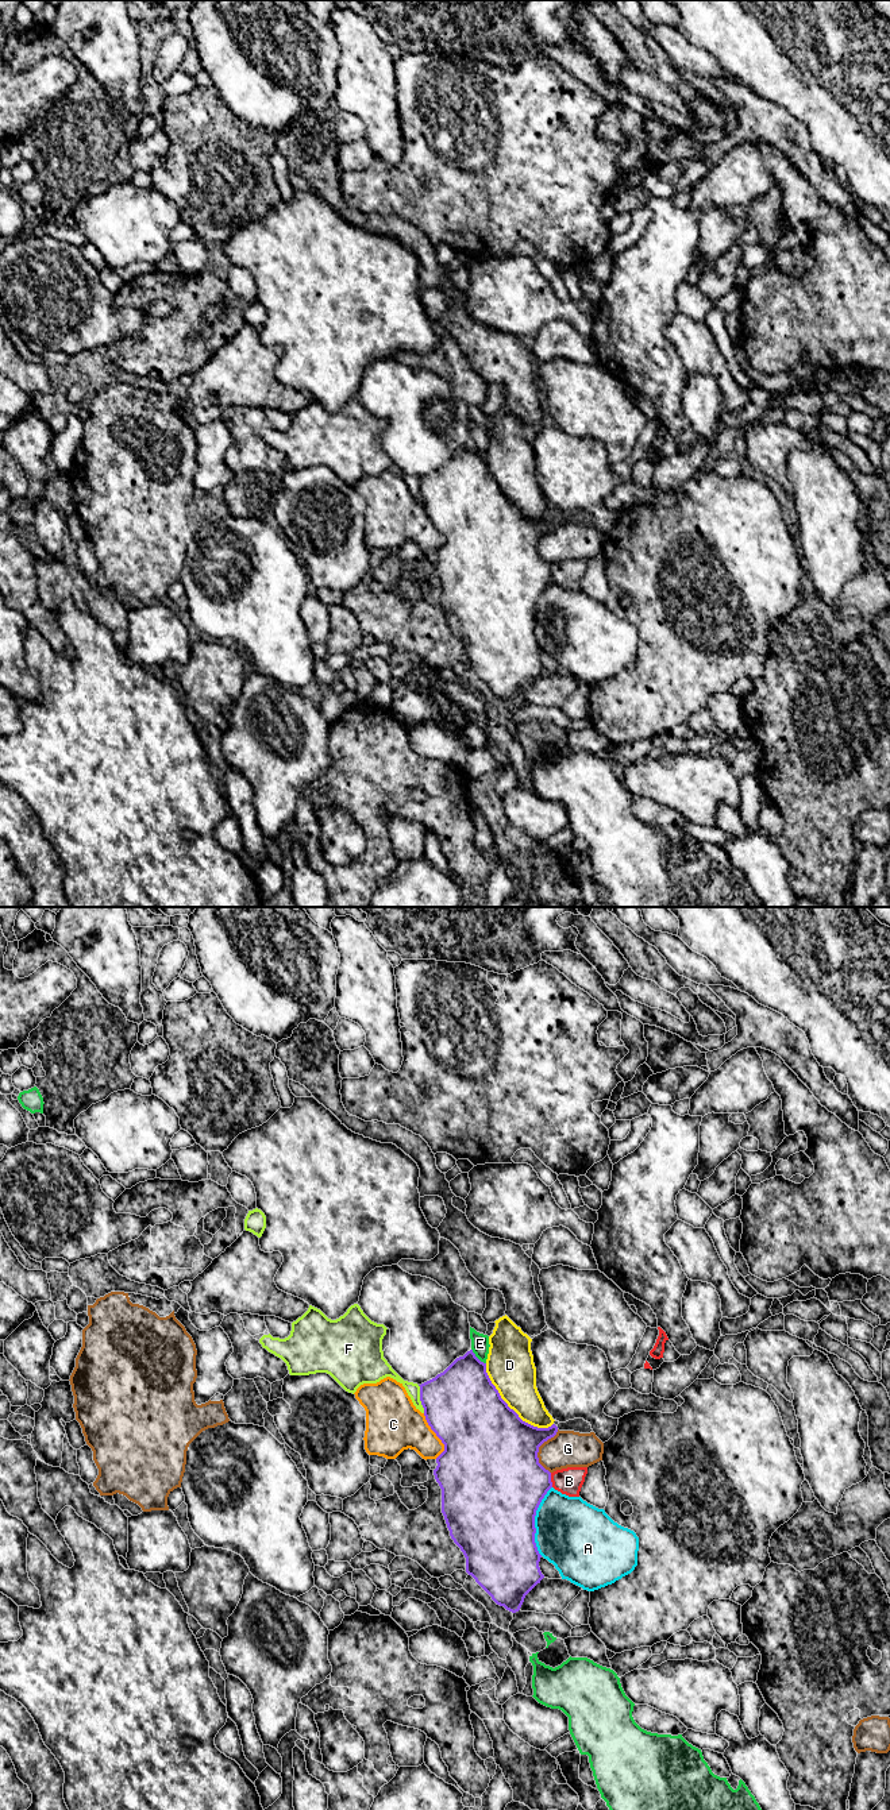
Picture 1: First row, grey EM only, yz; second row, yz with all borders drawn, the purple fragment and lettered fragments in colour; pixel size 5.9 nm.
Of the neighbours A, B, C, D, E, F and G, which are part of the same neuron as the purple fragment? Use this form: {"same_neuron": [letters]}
{"same_neuron": []}

